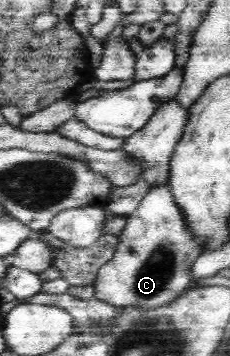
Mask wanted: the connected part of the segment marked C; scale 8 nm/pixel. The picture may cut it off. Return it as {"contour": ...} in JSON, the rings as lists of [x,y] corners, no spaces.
{"contour":[[[157,186],[149,190],[139,207],[125,216],[125,225],[117,236],[119,241],[115,253],[112,254],[112,259],[99,269],[93,285],[94,299],[123,308],[143,309],[144,312],[177,305],[193,286],[189,269],[200,255],[195,249],[195,244],[188,239],[187,230],[183,227],[183,216],[179,213],[170,188]]]}

